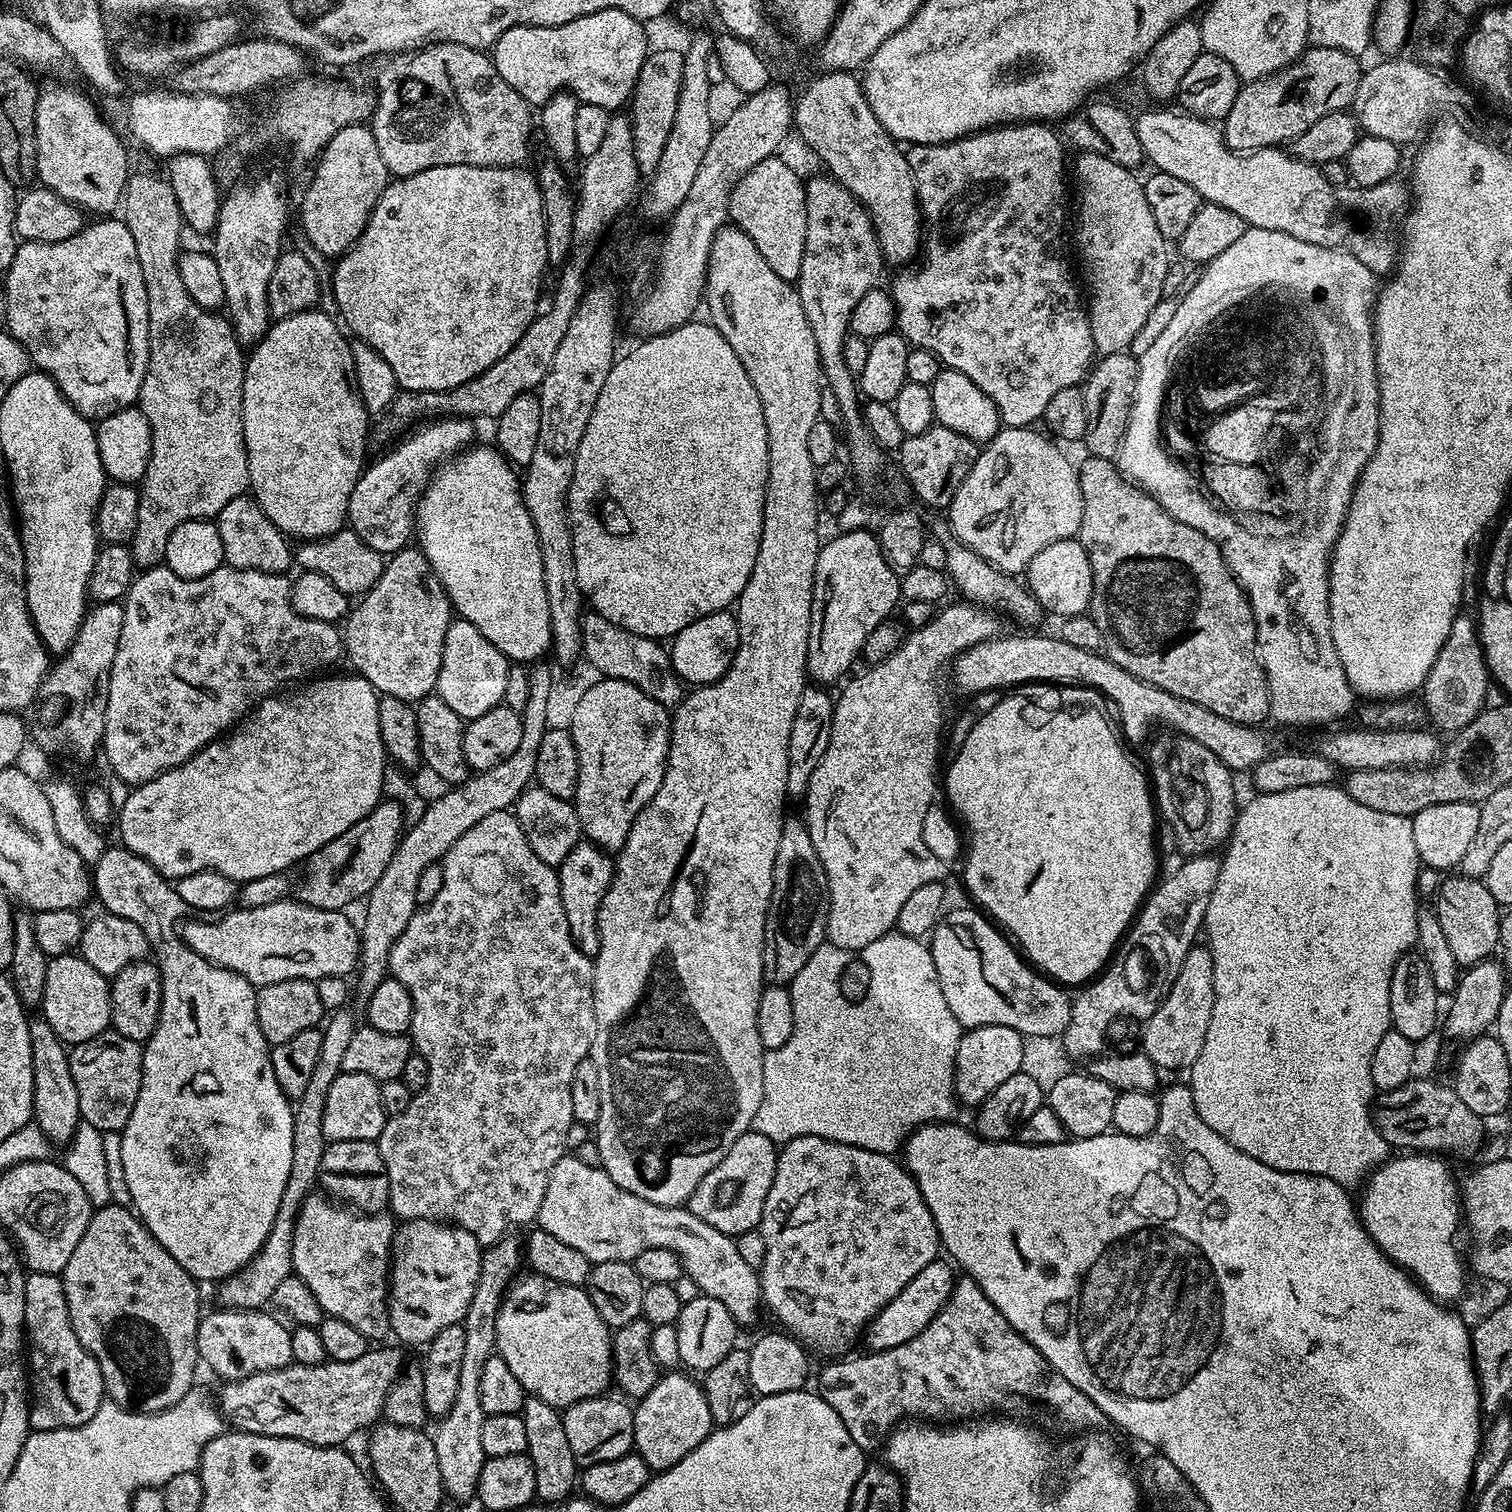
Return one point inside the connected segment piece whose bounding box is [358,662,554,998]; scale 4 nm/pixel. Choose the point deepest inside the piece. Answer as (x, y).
(394, 900)

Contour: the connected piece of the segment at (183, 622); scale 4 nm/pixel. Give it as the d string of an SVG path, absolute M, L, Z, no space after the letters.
M166 566L145 568L133 579L128 592L122 601L122 638L118 638L118 654L114 654L114 666L110 670L110 690L106 702L106 722L104 723L104 739L102 741L102 756L108 759L112 772L120 780L125 780L128 786L145 784L158 774L176 768L186 762L198 750L202 750L211 740L219 740L237 722L244 719L261 700L279 693L292 679L303 681L313 674L325 671L327 664L332 664L342 656L342 632L336 624L327 624L314 618L306 618L292 609L290 595L290 580L287 575L266 574L258 570L242 570L221 566L202 578L187 580Z

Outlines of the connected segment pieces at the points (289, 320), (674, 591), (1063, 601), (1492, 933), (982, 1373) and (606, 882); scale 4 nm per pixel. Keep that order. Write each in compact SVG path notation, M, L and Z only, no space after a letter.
M320 311L290 314L269 323L264 337L247 353L244 365L240 413L244 419L250 492L266 518L296 542L322 539L345 527L350 494L366 467L364 440L366 444L370 434L370 413L364 409L356 389L349 337L335 319L332 321Z
M689 322L661 336L641 339L633 352L624 357L621 355L613 363L606 386L602 386L602 394L598 394L598 402L594 402L594 414L590 414L590 422L586 422L586 434L582 434L578 458L574 458L568 517L572 523L578 586L591 611L602 614L602 618L630 630L635 636L671 638L706 614L731 609L740 599L746 582L750 582L750 572L758 558L766 498L764 487L768 481L768 443L766 418L762 418L762 398L758 398L758 390L754 390L754 382L750 382L746 366L738 362L738 354L734 354L730 342L722 338L711 322L696 323Z
M1079 539L1063 540L1046 546L1030 562L1026 569L1026 587L1040 603L1045 613L1053 612L1059 618L1083 616L1091 609L1096 583L1092 577L1090 558Z
M1459 874L1452 875L1449 880L1448 877L1441 879L1440 888L1434 895L1434 911L1438 922L1442 926L1442 934L1446 934L1446 942L1450 946L1450 951L1454 953L1454 958L1459 964L1461 966L1481 964L1483 960L1489 959L1497 951L1500 943L1499 928L1502 908L1501 905L1494 902L1494 897L1490 895L1490 890L1486 890L1483 879Z
M967 1274L961 1275L961 1280L959 1277L953 1283L950 1298L942 1306L940 1313L930 1322L930 1326L926 1326L926 1330L922 1330L922 1334L910 1338L910 1342L902 1342L902 1346L890 1346L890 1350L882 1350L881 1352L869 1351L867 1355L849 1355L847 1358L833 1359L831 1362L828 1362L828 1365L817 1376L816 1373L814 1376L814 1384L816 1380L816 1385L814 1385L816 1395L824 1399L824 1405L828 1407L828 1411L832 1412L837 1420L842 1422L842 1426L846 1430L850 1430L850 1438L859 1440L860 1447L865 1450L876 1448L879 1444L881 1447L885 1443L890 1429L901 1418L940 1418L936 1416L980 1418L985 1414L999 1413L996 1412L999 1408L1010 1407L1012 1400L1017 1400L1020 1404L1037 1404L1038 1407L1045 1408L1048 1412L1053 1412L1064 1423L1070 1424L1074 1428L1080 1428L1076 1430L1100 1430L1105 1427L1103 1424L1106 1424L1106 1417L1102 1414L1102 1410L1098 1410L1098 1406L1094 1406L1094 1402L1090 1402L1090 1398L1086 1398L1086 1394L1082 1394L1082 1390L1078 1390L1078 1386L1072 1385L1071 1382L1066 1382L1062 1378L1062 1374L1058 1374L1058 1370L1054 1370L1050 1366L1050 1362L1046 1362L1046 1358L1042 1358L1040 1351L1034 1346L1030 1346L1030 1342L1026 1342L1026 1338L1022 1338L1022 1334L1018 1334L1018 1330L1014 1330L1014 1326L1010 1326L1010 1322L1006 1322L1006 1318L1002 1318L1002 1314L998 1314L998 1306L994 1306L994 1302L990 1302L990 1298L986 1298L986 1294L982 1294L982 1286L978 1286L978 1282L974 1282Z
M591 842L576 844L558 867L562 910L566 910L566 922L570 922L570 934L574 938L574 946L578 946L582 954L593 958L598 954L600 945L598 910L602 906L602 898L606 898L606 890L610 890L613 871L613 857Z

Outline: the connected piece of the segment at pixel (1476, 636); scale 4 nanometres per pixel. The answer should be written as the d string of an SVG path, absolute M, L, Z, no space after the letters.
M1457 615L1450 626L1450 634L1446 634L1446 642L1442 642L1442 650L1438 650L1438 658L1434 658L1434 666L1430 666L1430 674L1425 678L1422 689L1424 708L1428 711L1429 722L1433 724L1429 725L1441 733L1455 734L1466 727L1485 707L1484 695L1490 685L1477 621L1464 615Z

